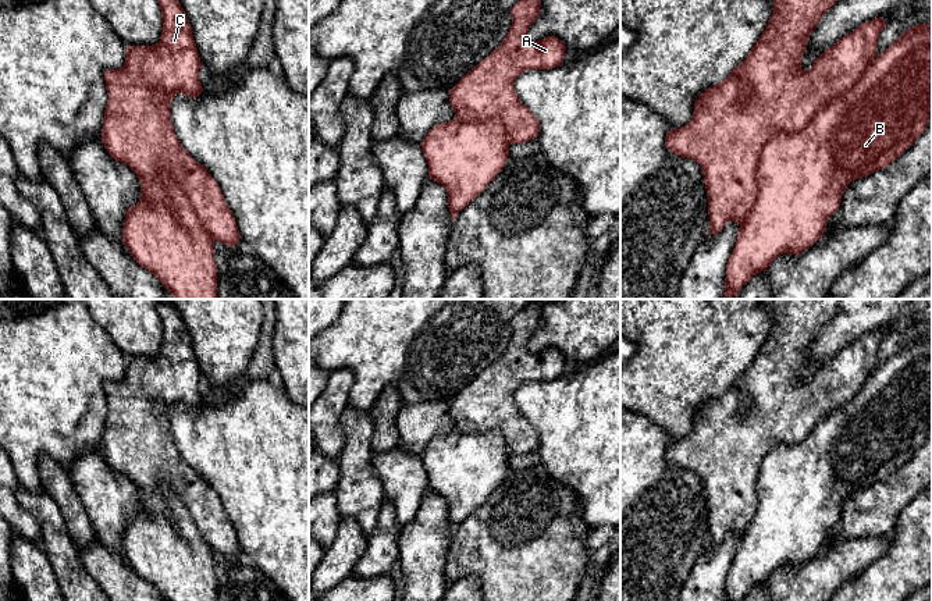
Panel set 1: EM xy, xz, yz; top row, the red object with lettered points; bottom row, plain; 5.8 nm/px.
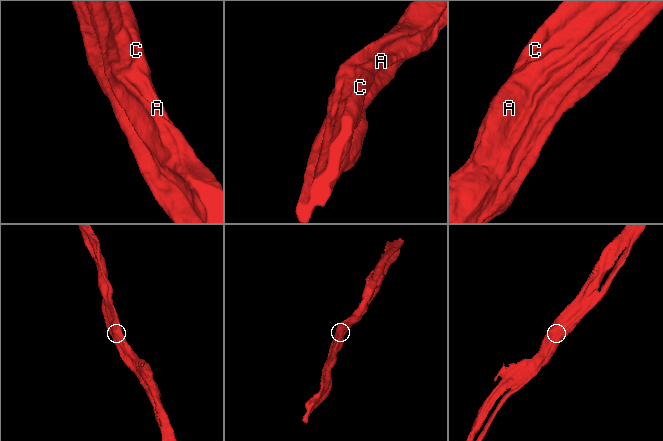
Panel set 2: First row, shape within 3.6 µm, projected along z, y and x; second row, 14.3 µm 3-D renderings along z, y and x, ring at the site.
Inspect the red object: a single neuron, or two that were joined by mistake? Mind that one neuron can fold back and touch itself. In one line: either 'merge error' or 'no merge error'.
merge error

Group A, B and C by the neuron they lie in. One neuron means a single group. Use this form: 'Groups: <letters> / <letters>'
Groups: A C / B

